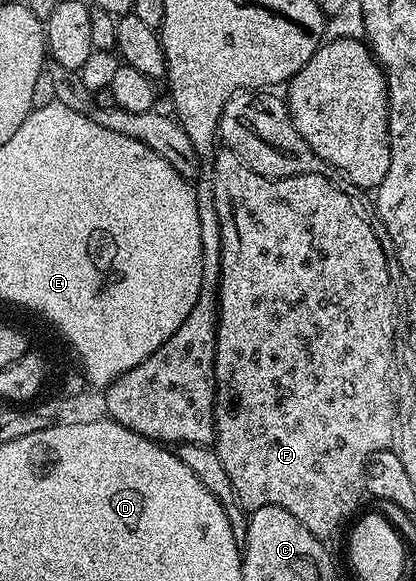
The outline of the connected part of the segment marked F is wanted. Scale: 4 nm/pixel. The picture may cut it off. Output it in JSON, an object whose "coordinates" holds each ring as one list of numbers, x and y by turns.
{"coordinates":[[224,146,217,151,216,161,212,164,212,181,214,182,214,206,218,206,218,222,222,226,222,262,220,263,220,286,218,289,218,311,216,313,216,405,214,406,216,439,214,447,218,458,222,458,222,466,226,466,226,475,230,477,230,486,234,486,236,501,239,502,245,513,251,514,262,506,282,506,282,510,290,510,290,514,294,514,294,518,298,518,298,522,302,522,302,526,306,526,306,530,310,530,310,534,321,538,329,538,328,536,334,535,344,523,347,525,357,515,356,507,359,506,360,499,365,499,366,496,364,490,364,467,367,466,369,458,376,452,385,451,394,440,392,388,388,385,388,379,392,376,392,365,394,365,392,350,389,347,392,330,392,316,390,314,392,302,387,296,387,273,384,270,384,259,388,257,389,253,386,248,380,245,380,240,376,237,375,230,364,221,363,214,352,205,351,198,338,185,331,184,331,179,328,176,298,174,297,176,283,176,275,180,269,176,258,174,253,168,247,168,238,156,235,156,227,146]]}

